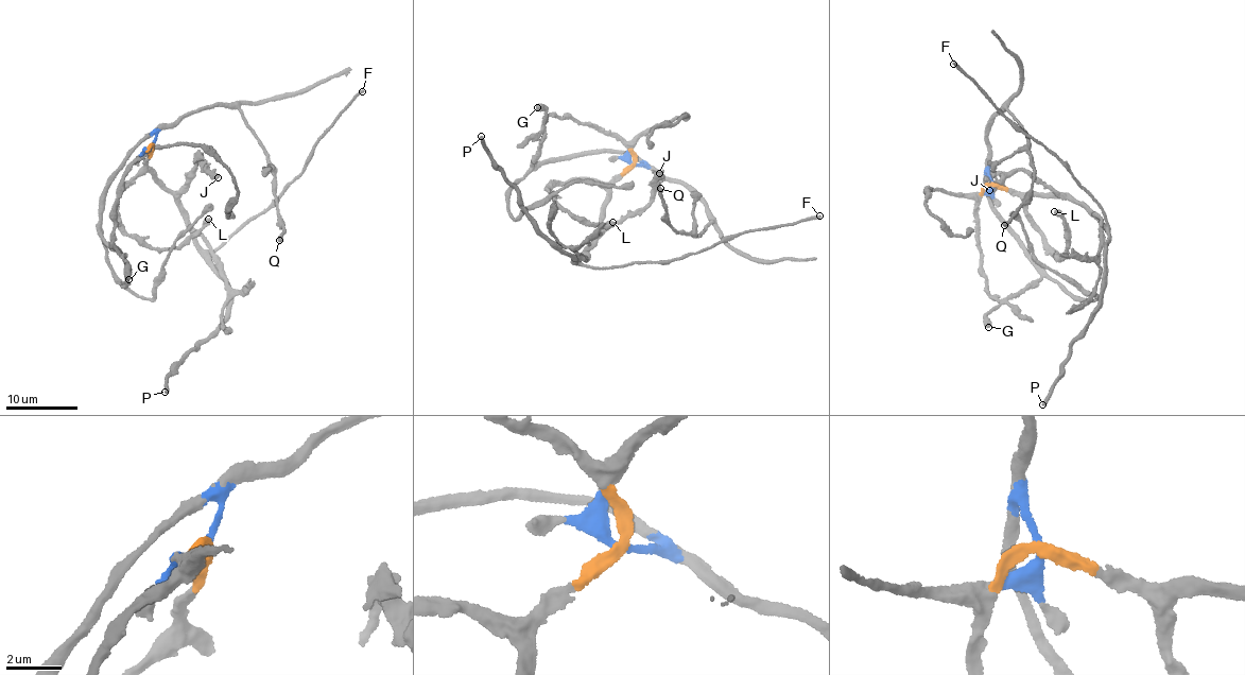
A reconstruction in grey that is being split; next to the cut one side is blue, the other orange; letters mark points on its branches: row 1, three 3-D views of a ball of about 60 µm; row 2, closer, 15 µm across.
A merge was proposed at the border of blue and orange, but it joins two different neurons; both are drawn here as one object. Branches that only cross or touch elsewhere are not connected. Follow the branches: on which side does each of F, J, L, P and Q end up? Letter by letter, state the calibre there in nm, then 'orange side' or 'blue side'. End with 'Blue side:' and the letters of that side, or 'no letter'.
F: 200 nm thick; orange side
J: 360 nm thick; orange side
L: 550 nm thick; orange side
P: 340 nm thick; orange side
Q: 280 nm thick; blue side
Blue side: Q

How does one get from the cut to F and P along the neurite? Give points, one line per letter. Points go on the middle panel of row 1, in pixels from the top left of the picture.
F: (635, 165), (610, 186), (601, 234), (578, 259), (585, 265), (670, 260), (743, 231), (819, 215)
P: (635, 165), (610, 186), (601, 234), (575, 262), (571, 248), (545, 236), (526, 213), (481, 136)

